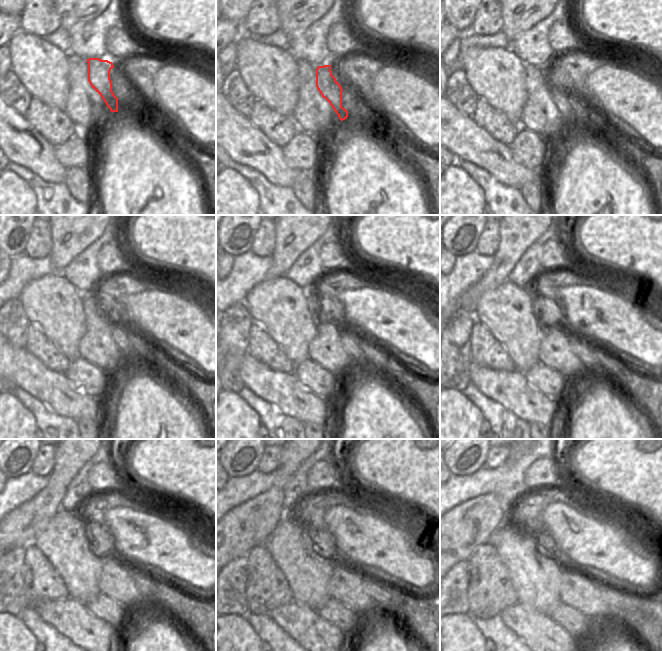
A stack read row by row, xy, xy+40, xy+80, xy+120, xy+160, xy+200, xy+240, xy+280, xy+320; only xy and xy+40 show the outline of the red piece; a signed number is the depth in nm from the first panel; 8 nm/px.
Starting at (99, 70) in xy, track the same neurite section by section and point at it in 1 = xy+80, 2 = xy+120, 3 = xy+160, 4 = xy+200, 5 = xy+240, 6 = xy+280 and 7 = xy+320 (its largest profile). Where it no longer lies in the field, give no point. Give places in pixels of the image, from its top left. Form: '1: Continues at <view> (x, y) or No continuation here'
1: Continues at xy+80 (561, 99)
2: Continues at xy+120 (120, 335)
3: Continues at xy+160 (350, 342)
4: Continues at xy+200 (584, 351)
5: Continues at xy+240 (143, 582)
6: Continues at xy+280 (374, 588)
7: Continues at xy+320 (624, 601)

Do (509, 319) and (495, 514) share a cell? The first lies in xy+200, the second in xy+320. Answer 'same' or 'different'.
different

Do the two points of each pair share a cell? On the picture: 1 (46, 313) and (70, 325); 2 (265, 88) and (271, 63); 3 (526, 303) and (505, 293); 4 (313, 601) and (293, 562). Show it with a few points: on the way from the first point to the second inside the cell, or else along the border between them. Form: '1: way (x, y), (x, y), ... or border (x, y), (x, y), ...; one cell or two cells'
1: way (52, 313), (56, 313), (64, 321); one cell
2: way (271, 82), (271, 69); one cell
3: way (521, 303), (515, 303), (510, 298); one cell
4: way (312, 591), (308, 584), (308, 577), (303, 572); one cell

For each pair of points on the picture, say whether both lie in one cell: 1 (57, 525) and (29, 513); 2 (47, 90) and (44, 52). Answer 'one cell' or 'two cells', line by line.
1: two cells
2: one cell

